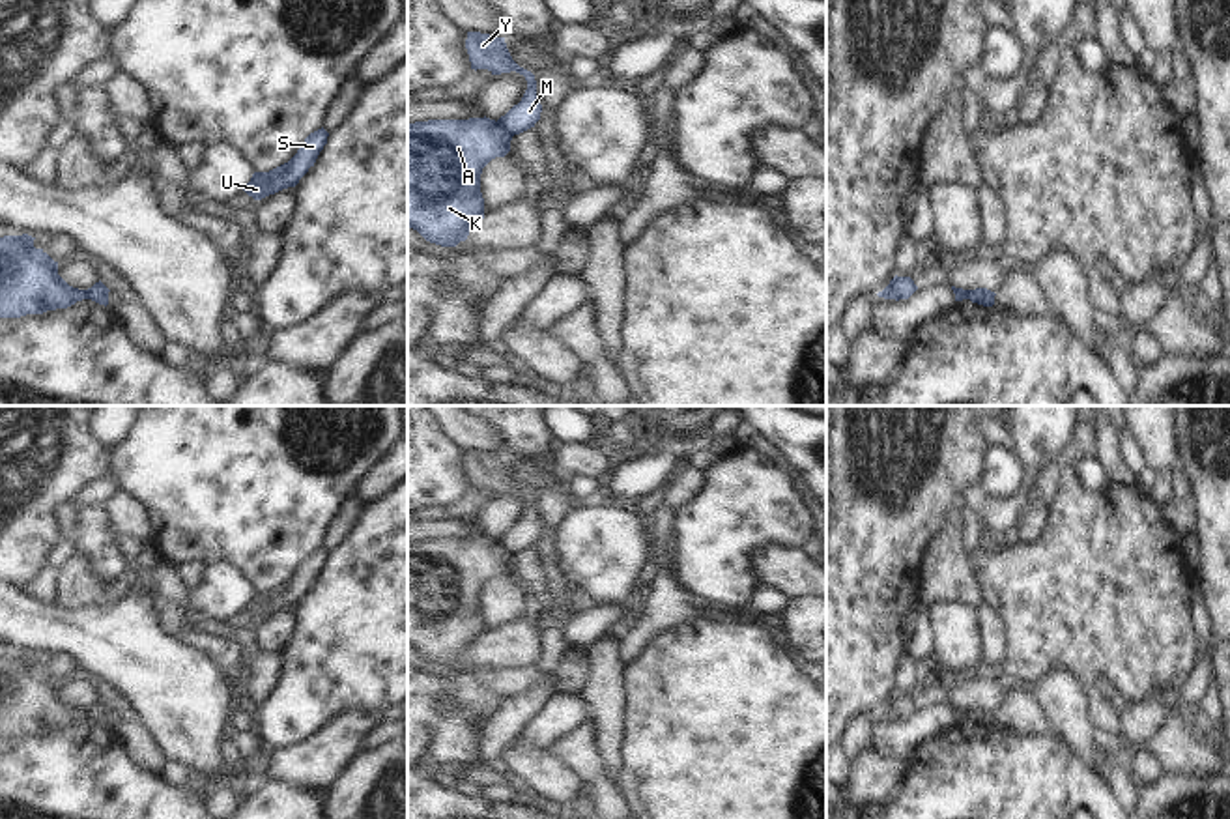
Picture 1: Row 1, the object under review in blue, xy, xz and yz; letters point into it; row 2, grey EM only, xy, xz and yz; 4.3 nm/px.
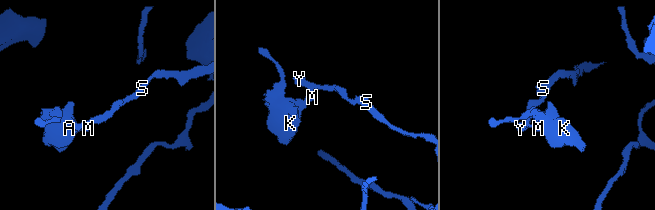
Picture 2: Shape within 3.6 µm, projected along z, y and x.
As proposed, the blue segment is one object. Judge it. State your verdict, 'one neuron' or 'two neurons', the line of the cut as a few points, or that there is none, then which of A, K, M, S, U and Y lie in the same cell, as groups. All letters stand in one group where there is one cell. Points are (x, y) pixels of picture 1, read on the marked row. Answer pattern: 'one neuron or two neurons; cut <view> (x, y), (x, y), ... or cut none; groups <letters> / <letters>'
two neurons; cut xz (498, 120), (513, 135); groups A K / M S U Y

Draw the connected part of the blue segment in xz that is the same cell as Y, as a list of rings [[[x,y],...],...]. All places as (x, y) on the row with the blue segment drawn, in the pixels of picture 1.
[[[467,32],[465,49],[469,54],[471,69],[488,69],[492,75],[516,71],[525,77],[527,90],[518,105],[514,105],[497,122],[508,135],[520,135],[540,120],[542,105],[536,95],[535,75],[520,67],[505,43],[505,37],[495,37],[480,32]]]

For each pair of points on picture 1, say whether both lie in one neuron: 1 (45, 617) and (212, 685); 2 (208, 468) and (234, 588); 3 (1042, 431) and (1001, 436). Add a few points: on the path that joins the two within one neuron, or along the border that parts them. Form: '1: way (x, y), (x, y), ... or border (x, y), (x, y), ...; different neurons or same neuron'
1: way (86, 632), (124, 642), (171, 683); same neuron
2: border (206, 561), (227, 558), (257, 589); different neurons
3: border (1006, 425), (1015, 449); different neurons

